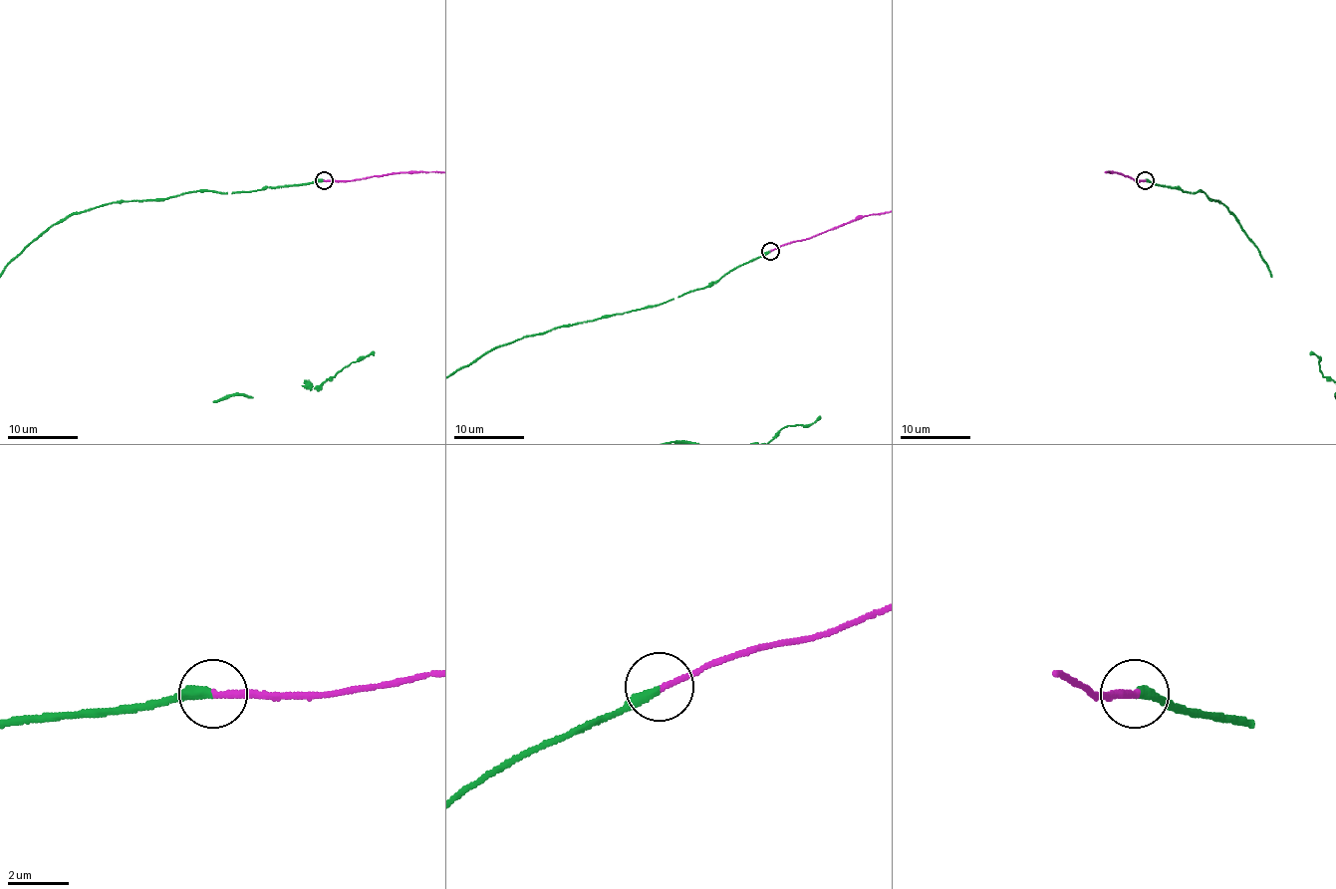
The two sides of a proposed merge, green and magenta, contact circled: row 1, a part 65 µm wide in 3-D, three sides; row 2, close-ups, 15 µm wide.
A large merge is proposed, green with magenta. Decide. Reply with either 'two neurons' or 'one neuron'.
one neuron

